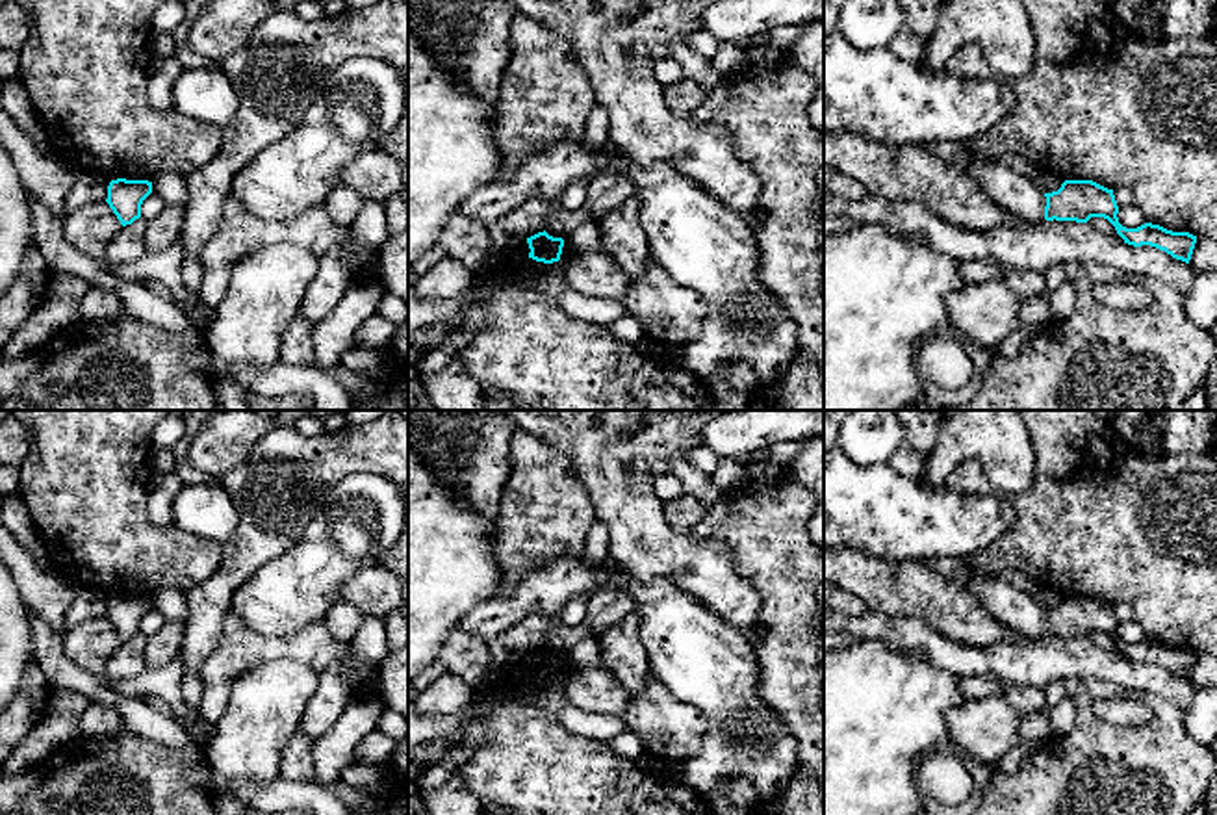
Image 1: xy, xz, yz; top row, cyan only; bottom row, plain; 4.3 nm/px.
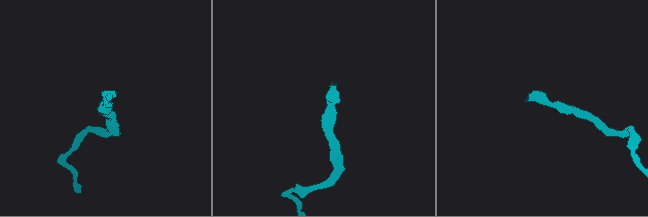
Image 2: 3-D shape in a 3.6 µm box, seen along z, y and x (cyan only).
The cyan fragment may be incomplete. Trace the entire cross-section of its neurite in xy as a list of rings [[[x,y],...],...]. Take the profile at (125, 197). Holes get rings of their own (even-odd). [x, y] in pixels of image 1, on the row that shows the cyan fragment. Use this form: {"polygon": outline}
{"polygon": [[[117,178],[108,186],[106,202],[109,204],[121,225],[126,226],[141,217],[141,204],[150,193],[152,182],[148,180]]]}

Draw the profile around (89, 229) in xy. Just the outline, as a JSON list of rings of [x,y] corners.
[[[95,202],[63,217],[63,236],[80,252],[102,260],[122,225],[108,202]]]

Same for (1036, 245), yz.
[[[824,188],[824,217],[876,223],[894,236],[918,236],[926,245],[959,262],[994,258],[1020,271],[1044,271],[1054,264],[1100,264],[1134,278],[1152,278],[1187,293],[1197,271],[1150,245],[1134,247],[1108,238],[1087,223],[1024,221],[1022,226],[967,232],[931,213],[918,202],[883,201],[868,195],[850,201]]]

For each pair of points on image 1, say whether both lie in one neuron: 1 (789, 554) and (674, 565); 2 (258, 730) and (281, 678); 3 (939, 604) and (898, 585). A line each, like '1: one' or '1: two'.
1: two
2: one
3: one

